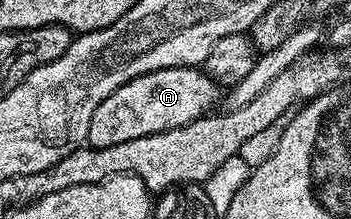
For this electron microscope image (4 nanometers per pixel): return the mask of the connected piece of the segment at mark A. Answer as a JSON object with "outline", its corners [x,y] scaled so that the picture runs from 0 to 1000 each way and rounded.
{"outline":[[[527,297],[433,324],[330,397],[330,416],[262,507],[245,644],[254,676],[282,680],[322,671],[328,653],[365,653],[365,635],[464,607],[470,589],[524,580],[590,530],[618,484],[610,479],[618,461],[624,475],[627,397],[573,311]]]}

